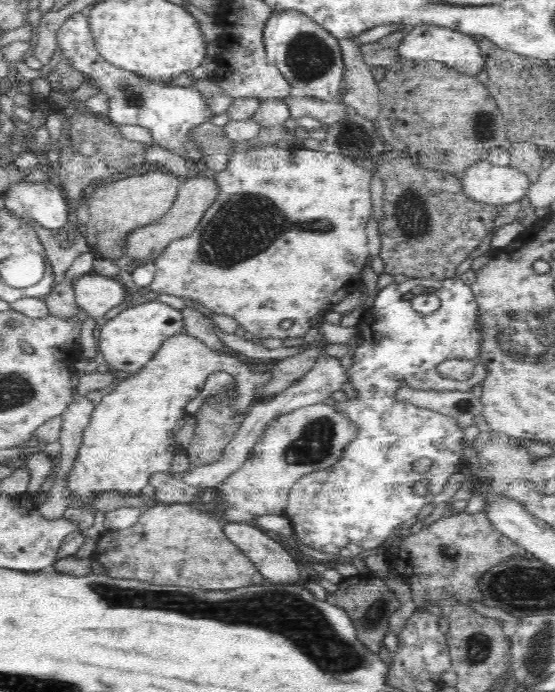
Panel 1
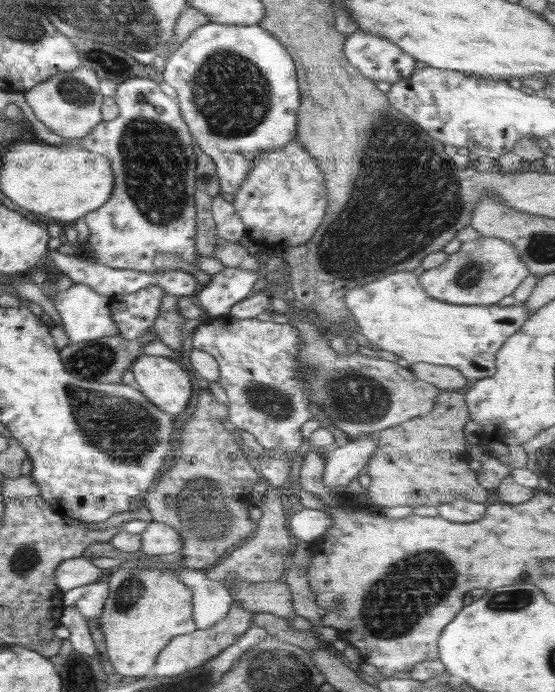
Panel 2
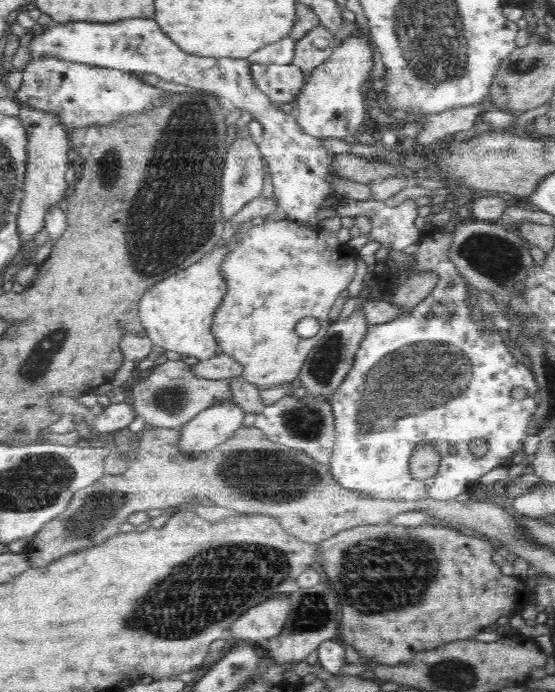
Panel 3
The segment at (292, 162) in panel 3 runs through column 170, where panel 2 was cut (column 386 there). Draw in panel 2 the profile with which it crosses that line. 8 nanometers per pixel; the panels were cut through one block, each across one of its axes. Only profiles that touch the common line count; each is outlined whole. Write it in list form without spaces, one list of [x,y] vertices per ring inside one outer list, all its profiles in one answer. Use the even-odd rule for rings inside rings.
[[[360,30],[345,40],[344,53],[348,63],[362,76],[392,85],[412,76],[417,62],[387,38]]]

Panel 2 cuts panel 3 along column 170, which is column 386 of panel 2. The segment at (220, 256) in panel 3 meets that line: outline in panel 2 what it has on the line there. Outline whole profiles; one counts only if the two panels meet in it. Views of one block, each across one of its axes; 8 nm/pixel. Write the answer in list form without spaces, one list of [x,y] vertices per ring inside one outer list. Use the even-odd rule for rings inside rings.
[[[394,272],[372,284],[348,289],[343,296],[350,315],[358,323],[361,340],[404,358],[410,364],[427,362],[428,364],[446,365],[457,368],[467,379],[480,380],[492,376],[495,370],[495,358],[499,348],[512,336],[530,316],[523,303],[508,307],[496,304],[474,306],[473,304],[452,304],[428,296],[420,286],[419,276],[413,272]]]

